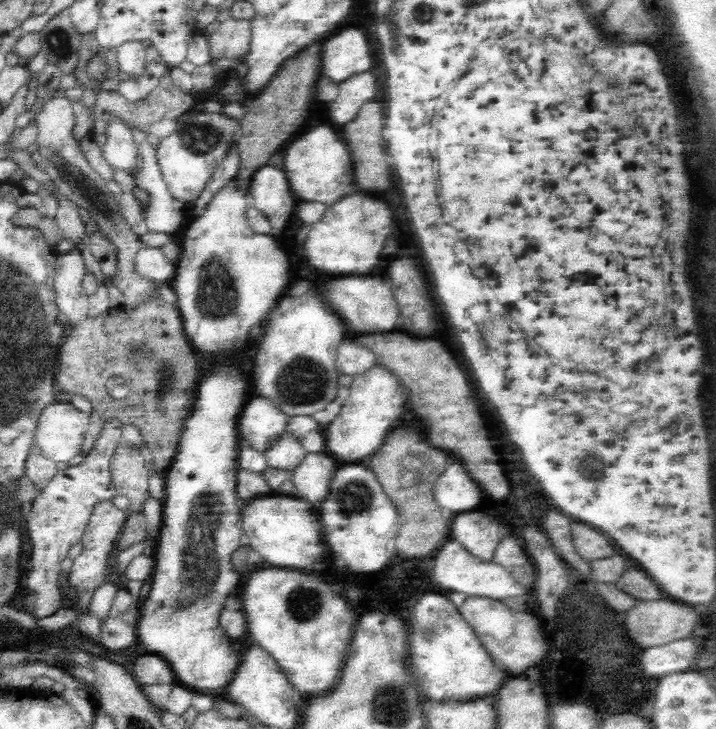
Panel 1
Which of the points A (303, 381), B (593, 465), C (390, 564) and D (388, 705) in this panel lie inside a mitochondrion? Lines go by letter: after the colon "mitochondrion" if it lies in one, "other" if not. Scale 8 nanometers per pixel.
A: mitochondrion
B: mitochondrion
C: other
D: mitochondrion

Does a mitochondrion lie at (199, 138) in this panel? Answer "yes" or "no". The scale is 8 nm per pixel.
yes

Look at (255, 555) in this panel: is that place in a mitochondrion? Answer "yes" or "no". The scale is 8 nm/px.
no

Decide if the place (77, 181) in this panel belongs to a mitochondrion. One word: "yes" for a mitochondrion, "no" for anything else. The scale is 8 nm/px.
yes

